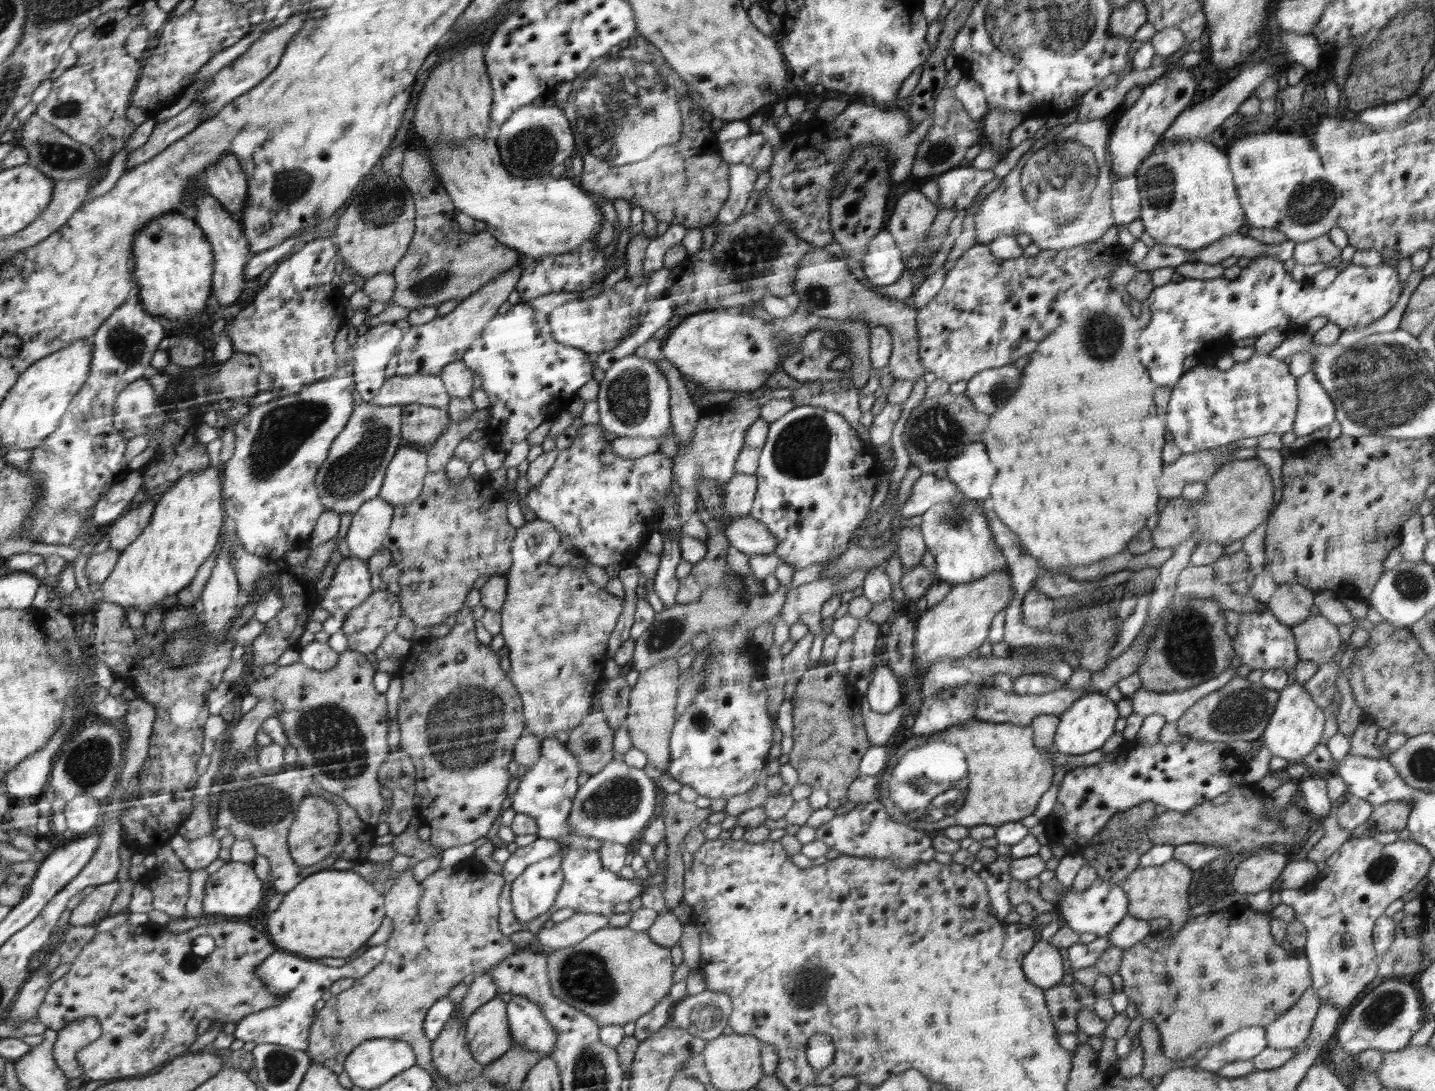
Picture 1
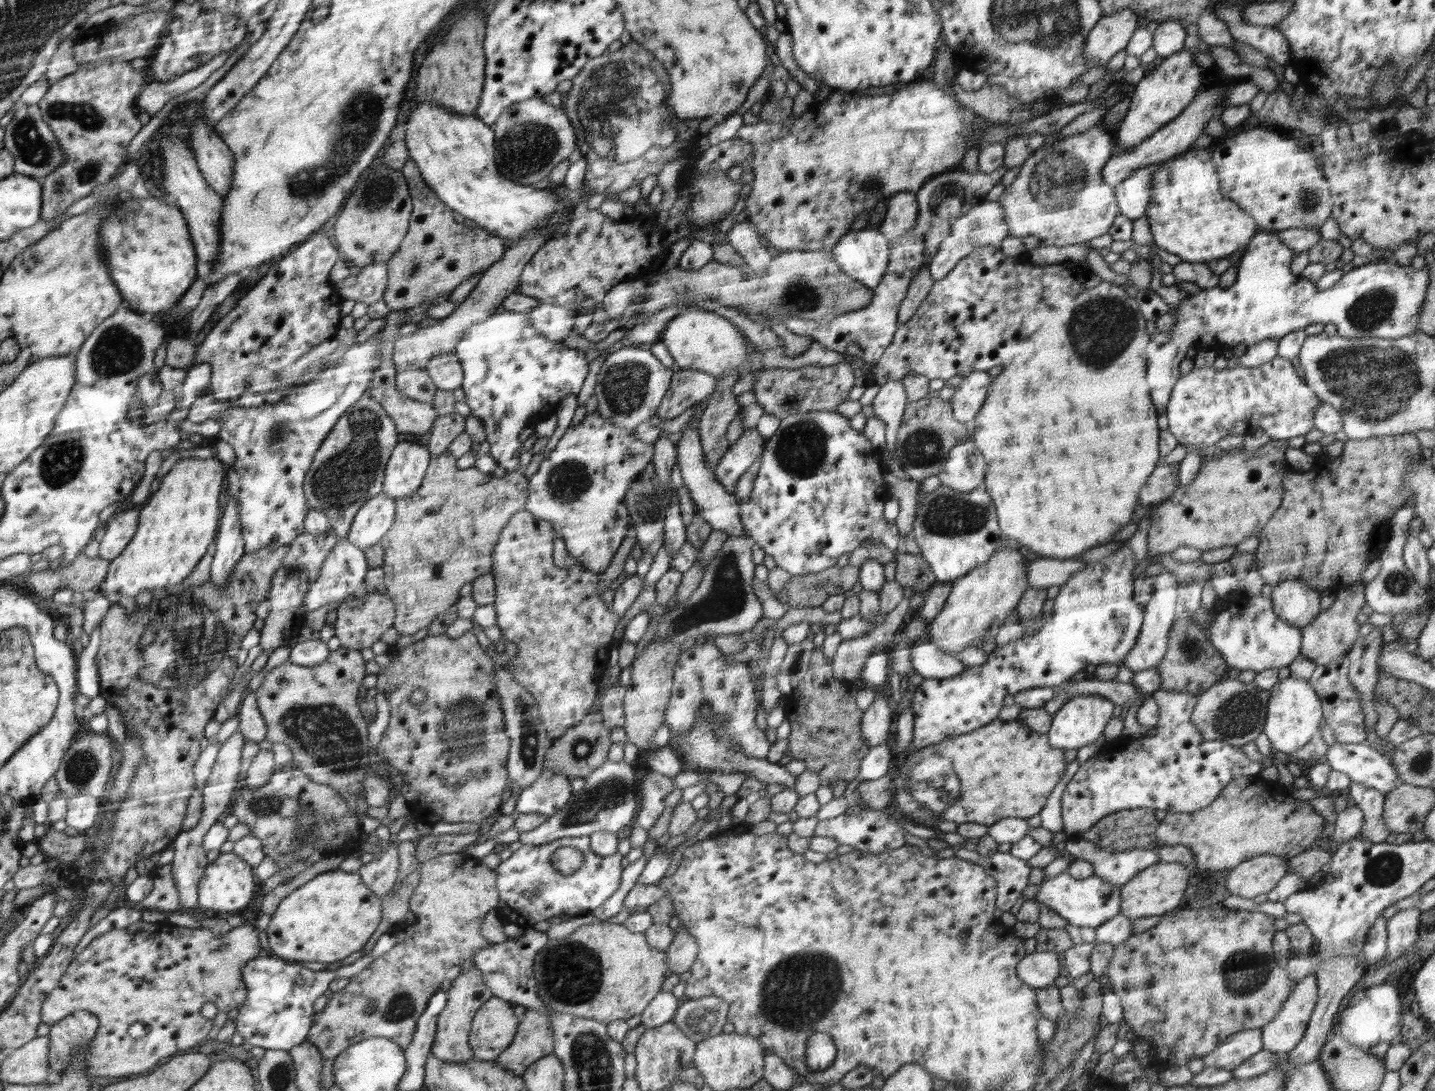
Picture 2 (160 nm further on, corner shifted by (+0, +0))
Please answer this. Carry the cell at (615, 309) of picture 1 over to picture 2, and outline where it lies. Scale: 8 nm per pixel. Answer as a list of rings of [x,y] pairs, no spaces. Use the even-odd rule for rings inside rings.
[[[542,304],[528,312],[531,326],[546,338],[562,341],[572,332],[572,324],[578,312],[570,311],[556,304]]]

